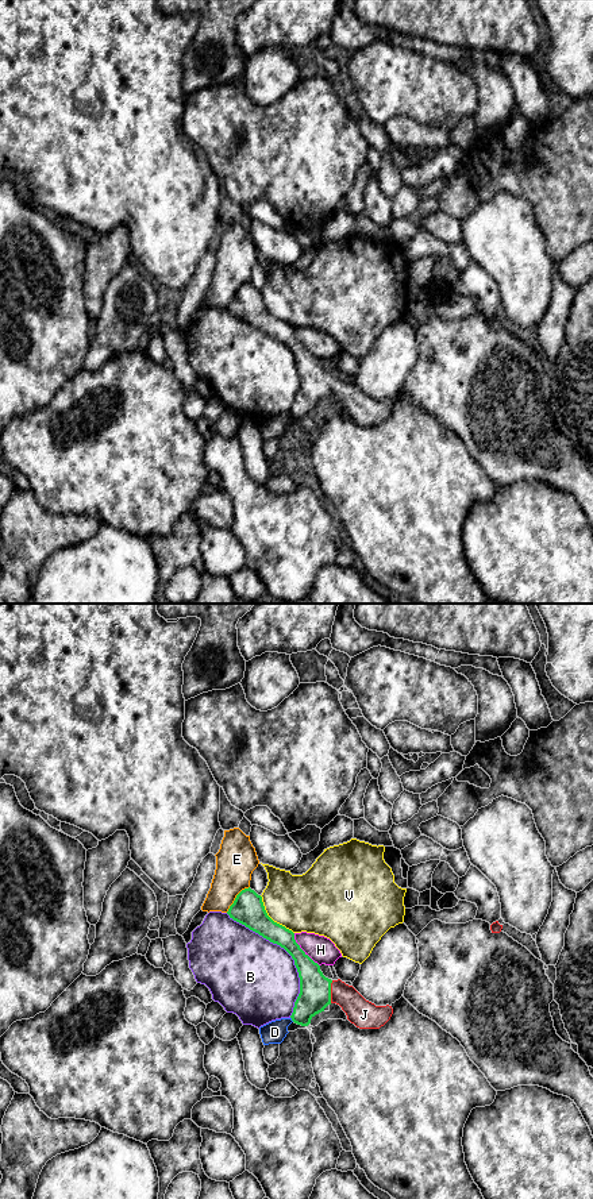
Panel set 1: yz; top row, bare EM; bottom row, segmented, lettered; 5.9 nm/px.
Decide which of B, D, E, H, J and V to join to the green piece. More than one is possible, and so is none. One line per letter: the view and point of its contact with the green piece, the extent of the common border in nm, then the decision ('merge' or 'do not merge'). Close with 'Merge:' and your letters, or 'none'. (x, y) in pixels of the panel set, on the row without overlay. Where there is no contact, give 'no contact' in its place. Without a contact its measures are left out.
B: meets green in yz at (289, 349); contact 750 nm long; do not merge
D: meets green in yz at (292, 415); contact 40 nm long; do not merge
E: meets green in yz at (235, 293); contact 220 nm long; do not merge
H: meets green in yz at (301, 344); contact 260 nm long; do not merge
J: meets green in yz at (330, 386); contact 140 nm long; merge
V: meets green in yz at (270, 313); contact 300 nm long; do not merge
Merge: J

